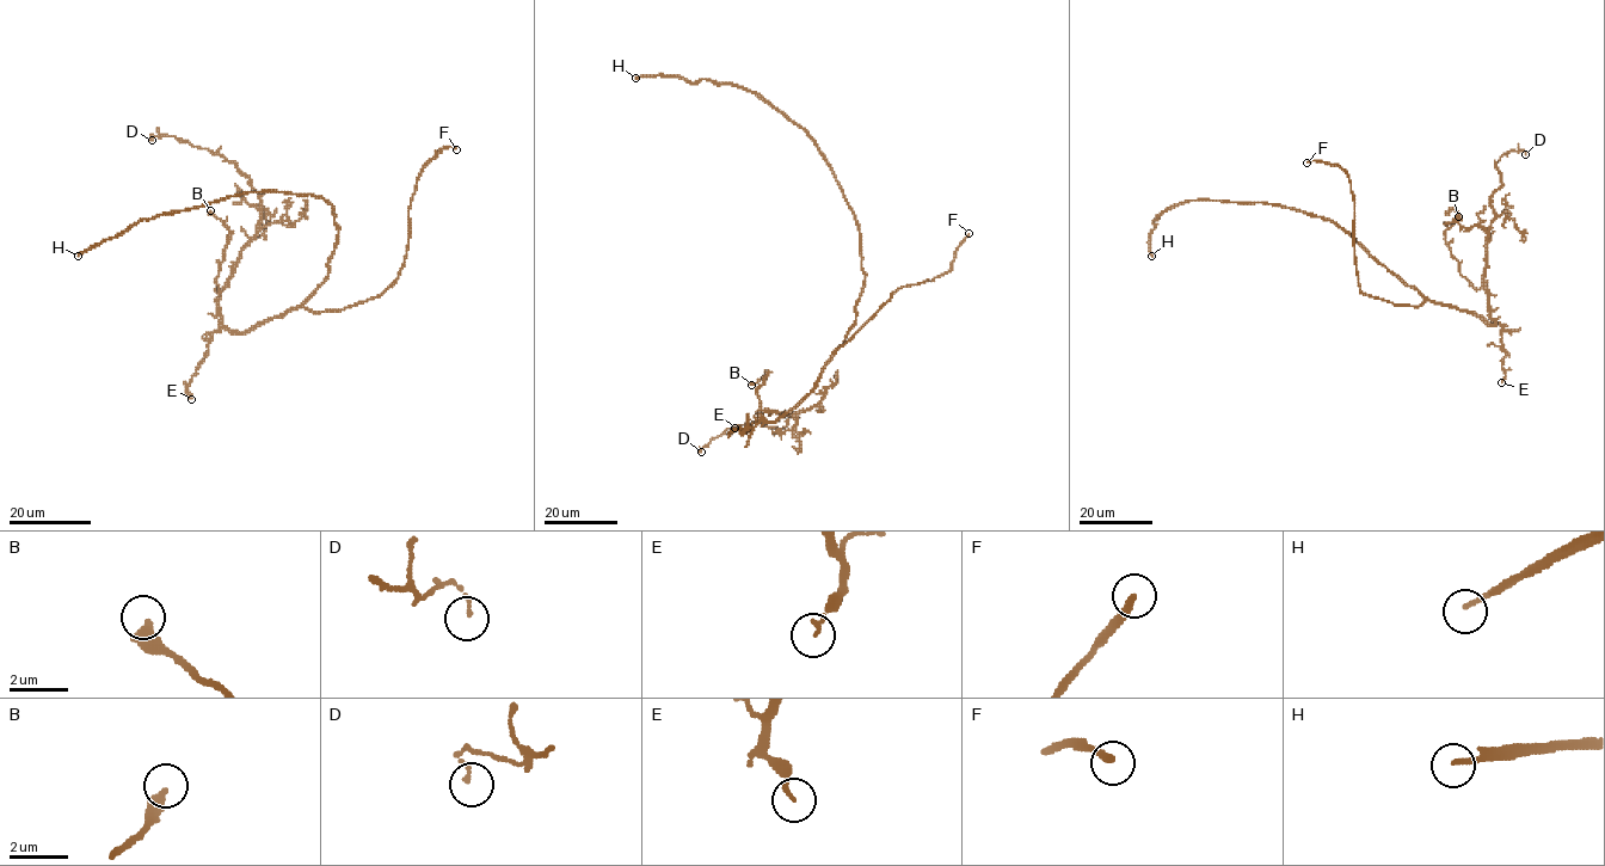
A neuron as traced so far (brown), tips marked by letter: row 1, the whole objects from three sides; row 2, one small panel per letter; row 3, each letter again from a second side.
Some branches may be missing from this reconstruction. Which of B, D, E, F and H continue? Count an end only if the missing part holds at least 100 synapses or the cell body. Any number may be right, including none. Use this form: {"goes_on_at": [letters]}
{"goes_on_at": ["F", "H"]}

